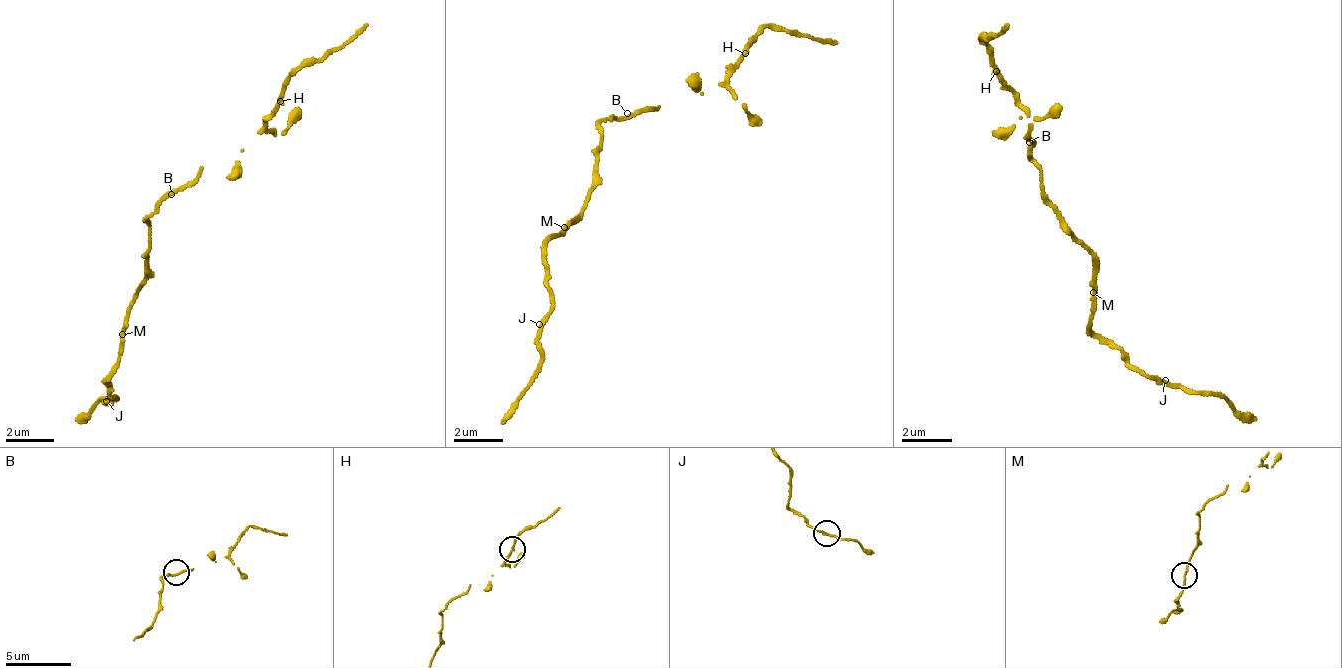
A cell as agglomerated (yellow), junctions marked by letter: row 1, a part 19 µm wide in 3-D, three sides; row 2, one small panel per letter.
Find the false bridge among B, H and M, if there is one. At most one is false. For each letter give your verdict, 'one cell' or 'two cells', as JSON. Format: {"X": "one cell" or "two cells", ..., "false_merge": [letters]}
{"B": "one cell", "H": "one cell", "M": "one cell", "false_merge": []}

